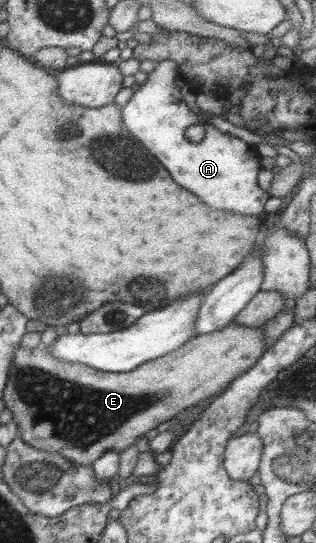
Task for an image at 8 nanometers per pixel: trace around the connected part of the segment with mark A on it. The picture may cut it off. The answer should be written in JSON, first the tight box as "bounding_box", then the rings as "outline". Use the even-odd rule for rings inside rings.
{"bounding_box":[120,61,270,217],"outline":[[[174,61],[157,62],[140,88],[120,107],[124,129],[160,161],[174,183],[194,193],[202,203],[208,203],[210,209],[263,217],[262,207],[270,195],[257,185],[256,176],[262,168],[256,148],[218,131],[200,115],[192,113],[180,96],[179,87],[174,85],[177,72]],[[191,125],[204,127],[204,138],[200,143],[192,144],[184,139],[184,131]]]}

